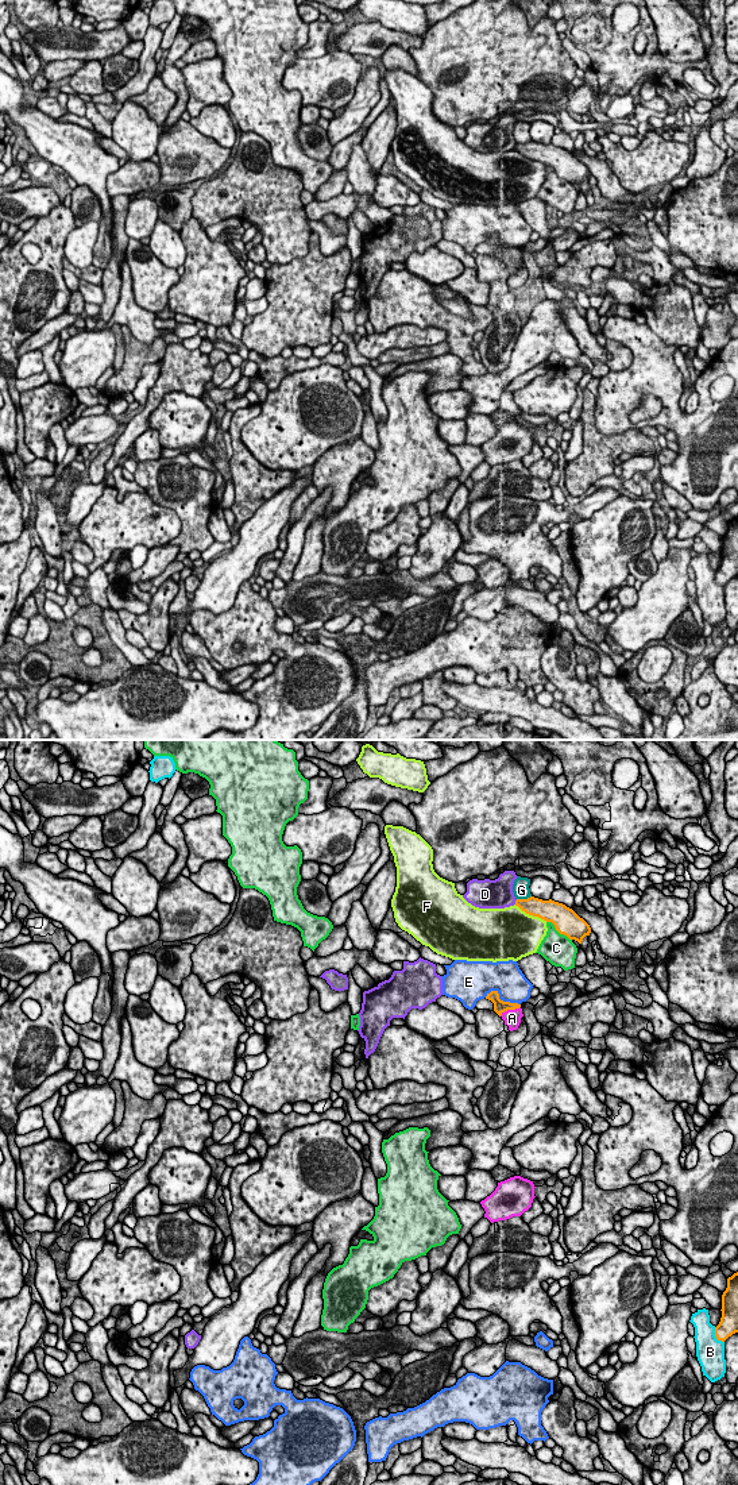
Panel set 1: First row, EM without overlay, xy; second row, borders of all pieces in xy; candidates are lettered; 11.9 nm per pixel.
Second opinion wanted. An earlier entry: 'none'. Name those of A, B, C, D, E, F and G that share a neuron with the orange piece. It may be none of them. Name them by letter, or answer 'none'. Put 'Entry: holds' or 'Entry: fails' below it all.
A
Entry: fails

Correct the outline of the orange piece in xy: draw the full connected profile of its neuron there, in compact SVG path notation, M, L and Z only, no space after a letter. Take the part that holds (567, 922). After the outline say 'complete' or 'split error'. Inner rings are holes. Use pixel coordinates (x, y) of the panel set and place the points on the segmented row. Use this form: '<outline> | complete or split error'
M530 896L528 899L517 899L515 906L529 915L552 922L560 934L564 934L579 944L581 944L583 938L591 933L590 925L572 909L552 899L542 900Z | complete

